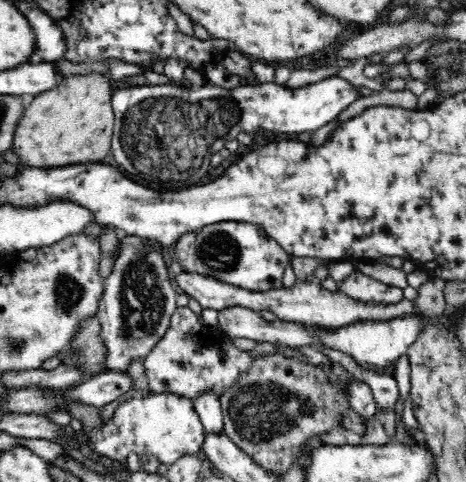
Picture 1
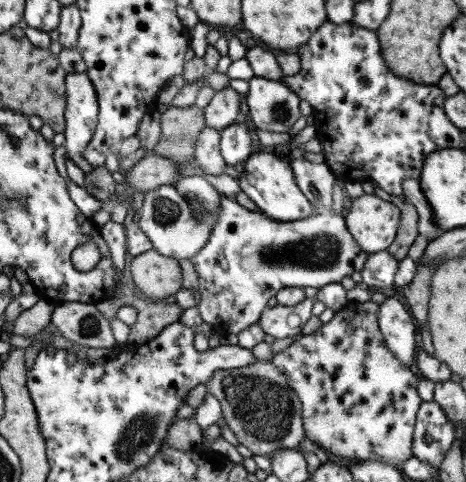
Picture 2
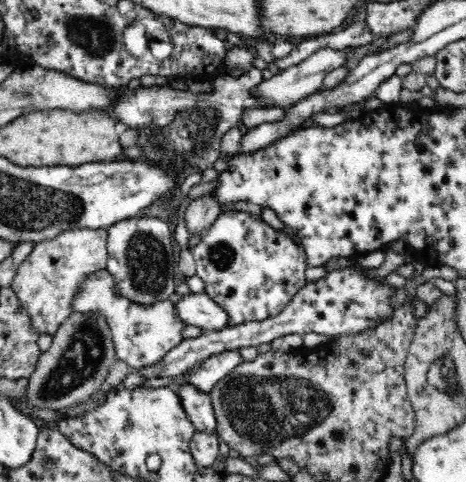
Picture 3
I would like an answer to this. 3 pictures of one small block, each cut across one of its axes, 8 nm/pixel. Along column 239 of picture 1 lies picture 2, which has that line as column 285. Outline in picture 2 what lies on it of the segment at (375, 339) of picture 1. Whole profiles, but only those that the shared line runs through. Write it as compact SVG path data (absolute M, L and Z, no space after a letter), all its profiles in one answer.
M305 298L299 306L273 306L267 308L267 312L263 314L263 318L259 320L259 324L263 326L263 330L267 334L271 334L275 340L277 338L289 338L295 334L301 334L303 324L309 320L311 316L311 304L315 300Z

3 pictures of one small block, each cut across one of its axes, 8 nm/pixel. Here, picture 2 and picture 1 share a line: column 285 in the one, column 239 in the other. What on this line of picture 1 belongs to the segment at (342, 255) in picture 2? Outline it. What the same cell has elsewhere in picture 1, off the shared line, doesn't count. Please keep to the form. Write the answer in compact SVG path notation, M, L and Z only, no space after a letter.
M216 222L196 232L196 274L216 278L222 284L252 294L266 294L284 288L284 270L290 254L266 234L264 228L248 222Z

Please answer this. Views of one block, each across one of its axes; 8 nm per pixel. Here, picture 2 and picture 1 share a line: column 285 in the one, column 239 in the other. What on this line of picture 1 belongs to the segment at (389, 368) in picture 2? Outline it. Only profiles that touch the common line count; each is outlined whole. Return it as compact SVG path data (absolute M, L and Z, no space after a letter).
M188 306L178 308L172 318L166 334L160 342L154 344L150 354L146 354L144 368L148 378L148 390L152 394L168 394L174 392L184 398L194 398L204 390L214 388L218 396L248 368L256 358L250 352L244 352L230 344L230 338L218 334L218 330L210 330L202 324L202 316L194 314Z

